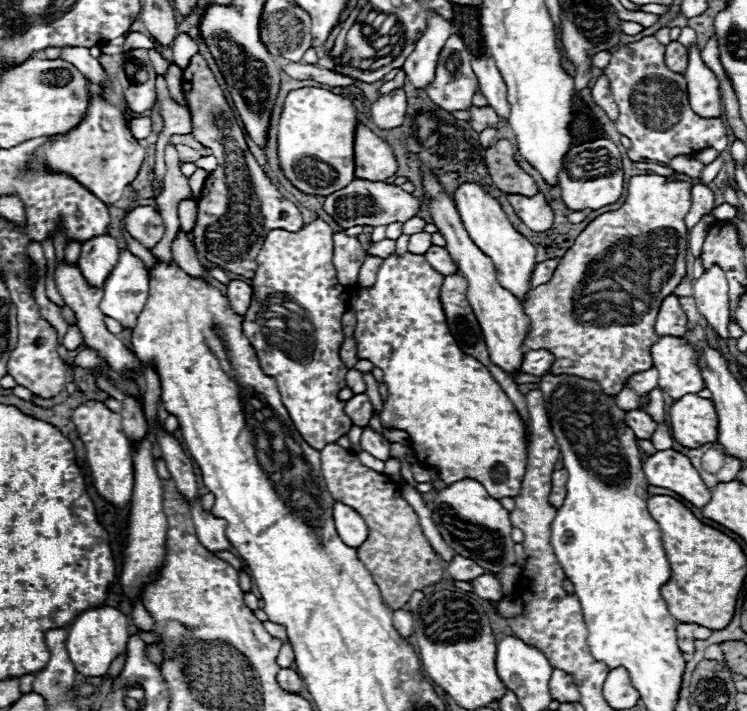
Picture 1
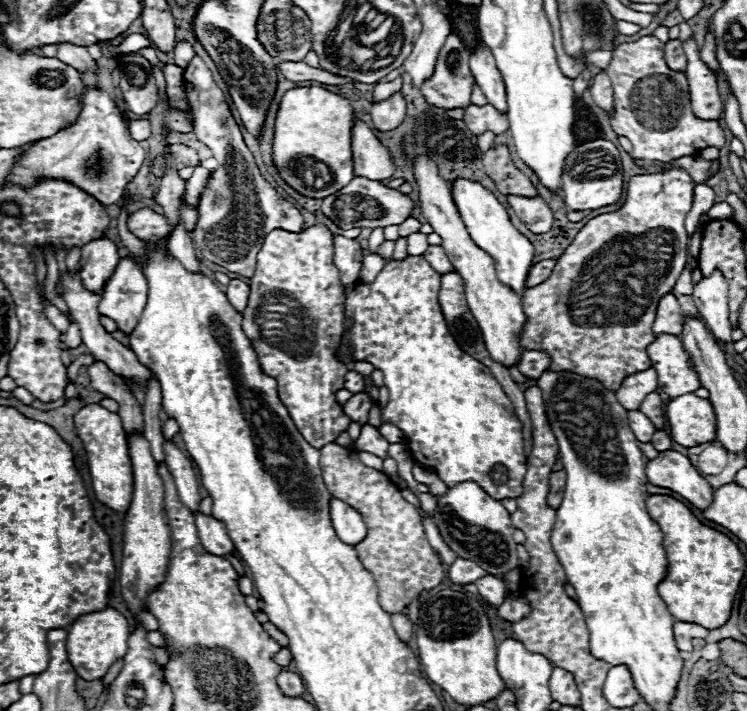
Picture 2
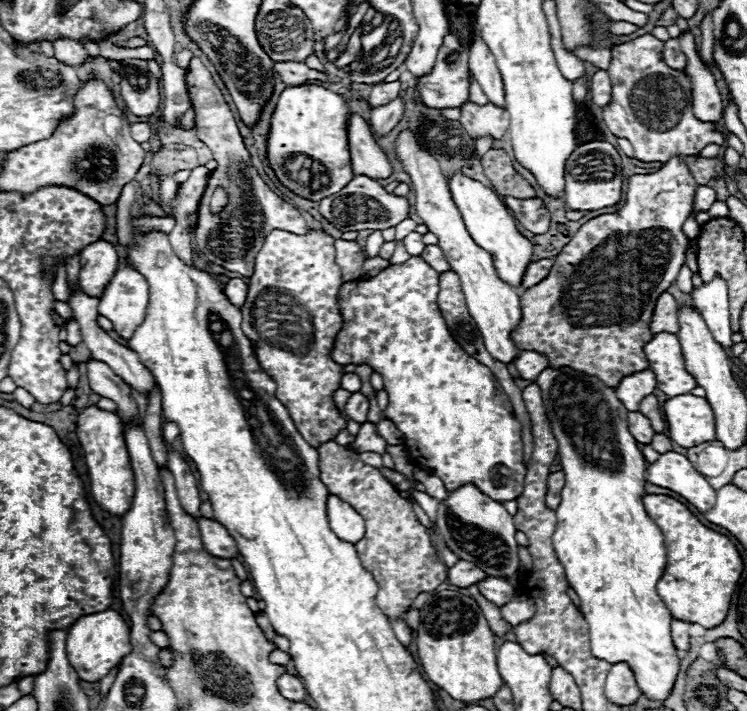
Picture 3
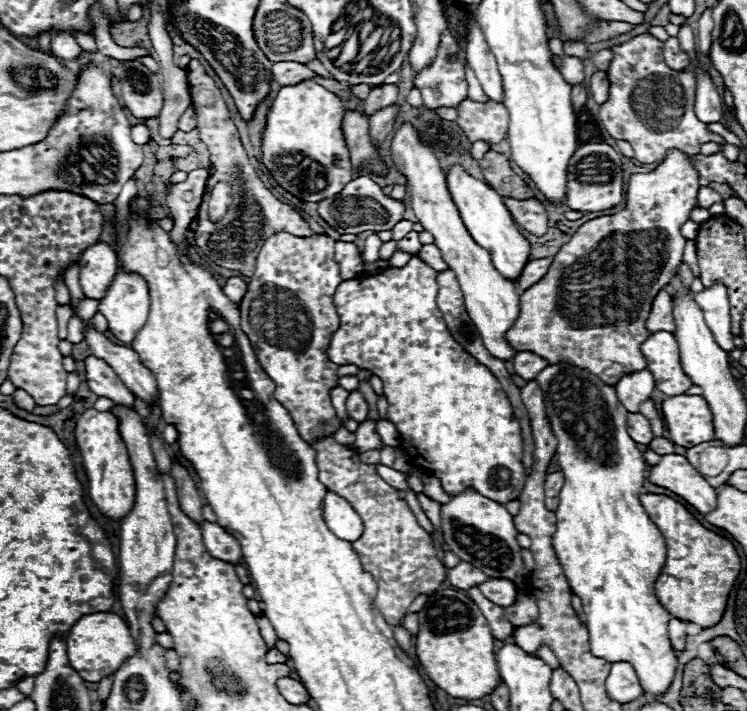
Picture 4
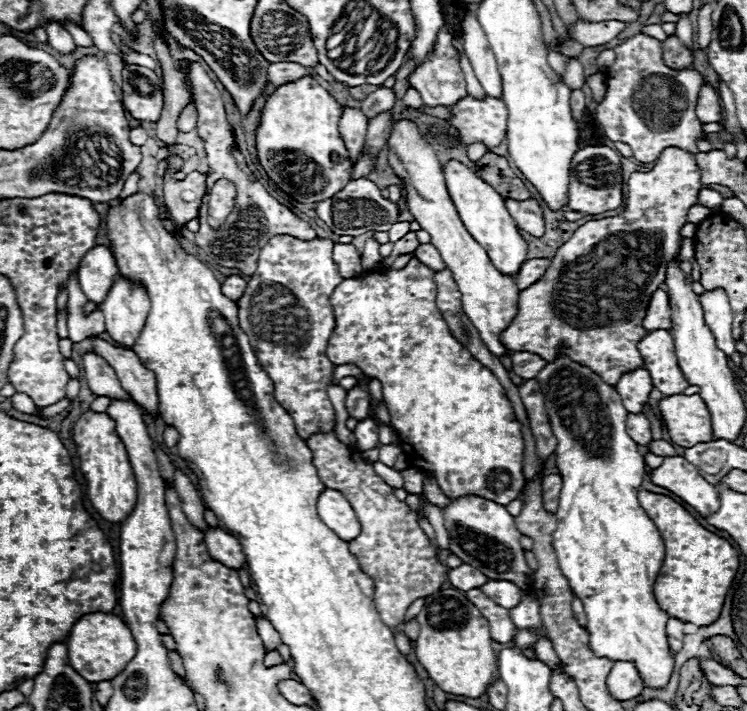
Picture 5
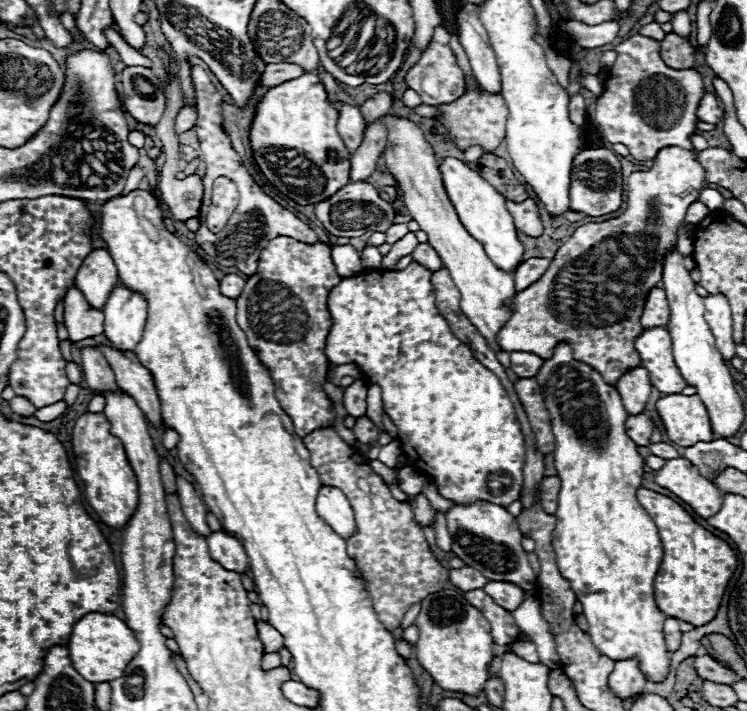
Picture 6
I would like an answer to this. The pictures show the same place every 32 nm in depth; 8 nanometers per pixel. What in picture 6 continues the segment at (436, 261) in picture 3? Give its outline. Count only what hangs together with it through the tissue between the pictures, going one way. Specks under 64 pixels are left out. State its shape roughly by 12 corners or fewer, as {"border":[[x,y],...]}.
{"border":[[418,244],[410,256],[428,270],[444,266],[430,244]]}

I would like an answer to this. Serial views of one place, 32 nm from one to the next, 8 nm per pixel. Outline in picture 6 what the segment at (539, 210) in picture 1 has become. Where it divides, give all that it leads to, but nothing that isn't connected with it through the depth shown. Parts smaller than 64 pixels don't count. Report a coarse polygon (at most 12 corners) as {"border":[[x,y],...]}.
{"border":[[534,200],[506,202],[518,234],[540,236],[542,220]]}

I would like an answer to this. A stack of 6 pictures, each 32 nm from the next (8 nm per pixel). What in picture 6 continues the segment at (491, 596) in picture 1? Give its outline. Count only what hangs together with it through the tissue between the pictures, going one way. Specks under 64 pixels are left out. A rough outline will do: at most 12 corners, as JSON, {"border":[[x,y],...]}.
{"border":[[490,580],[482,590],[508,612],[524,602],[526,592],[508,582]]}

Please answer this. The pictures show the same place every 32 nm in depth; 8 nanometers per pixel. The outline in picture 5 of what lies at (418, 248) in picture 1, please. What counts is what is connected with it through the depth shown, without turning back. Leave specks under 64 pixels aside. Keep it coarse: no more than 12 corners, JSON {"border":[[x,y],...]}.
{"border":[[408,232],[394,243],[389,257],[382,260],[387,269],[401,254],[412,254],[420,246],[416,232]]}

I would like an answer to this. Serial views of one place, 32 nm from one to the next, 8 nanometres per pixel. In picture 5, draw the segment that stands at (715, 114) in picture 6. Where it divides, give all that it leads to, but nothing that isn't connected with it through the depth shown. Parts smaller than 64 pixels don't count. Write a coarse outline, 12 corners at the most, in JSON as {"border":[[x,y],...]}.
{"border":[[702,86],[696,116],[704,124],[722,122],[716,88]]}

